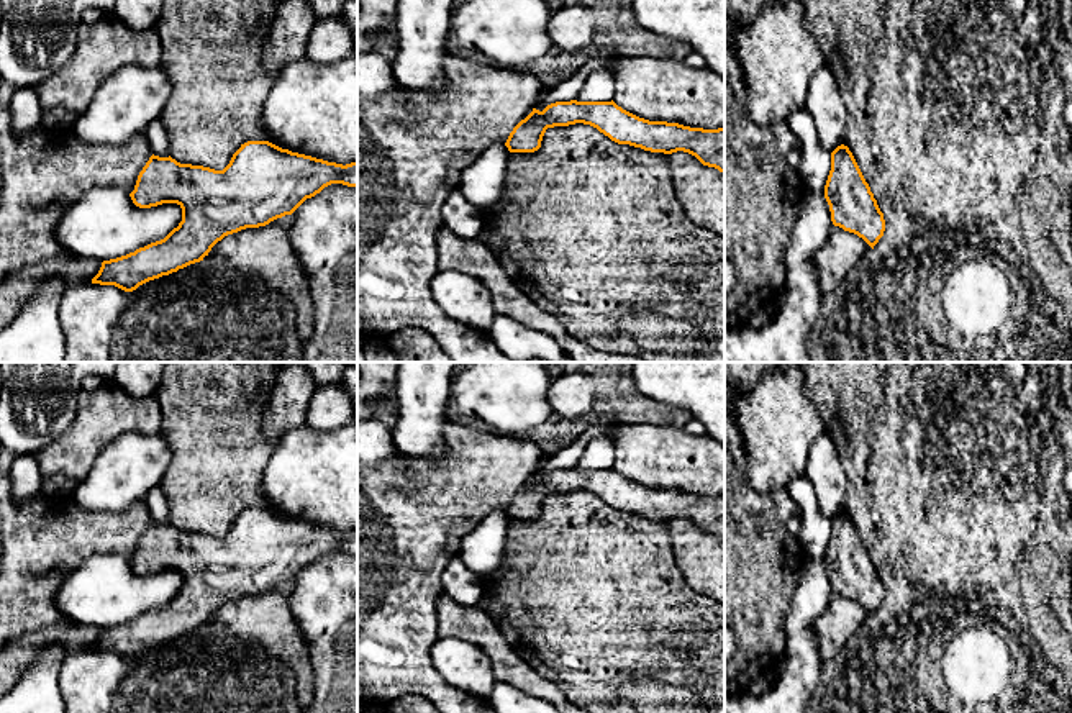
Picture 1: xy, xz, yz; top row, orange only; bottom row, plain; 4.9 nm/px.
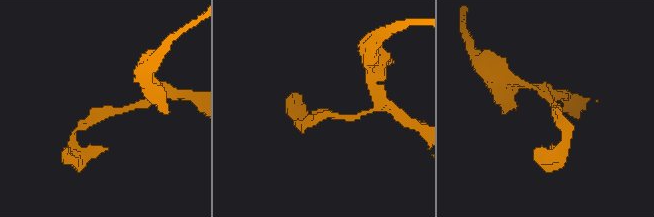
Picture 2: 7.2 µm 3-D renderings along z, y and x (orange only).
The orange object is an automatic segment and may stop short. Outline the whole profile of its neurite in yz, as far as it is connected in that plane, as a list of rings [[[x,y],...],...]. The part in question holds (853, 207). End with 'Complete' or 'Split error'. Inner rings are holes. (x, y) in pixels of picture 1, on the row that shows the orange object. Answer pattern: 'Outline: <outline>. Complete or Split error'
Outline: [[[844,144],[831,152],[824,198],[833,225],[857,234],[874,249],[885,231],[883,213],[852,152]]]. Complete

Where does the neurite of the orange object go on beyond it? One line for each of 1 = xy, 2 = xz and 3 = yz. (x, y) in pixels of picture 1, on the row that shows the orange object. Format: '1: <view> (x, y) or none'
1: none
2: none
3: none

